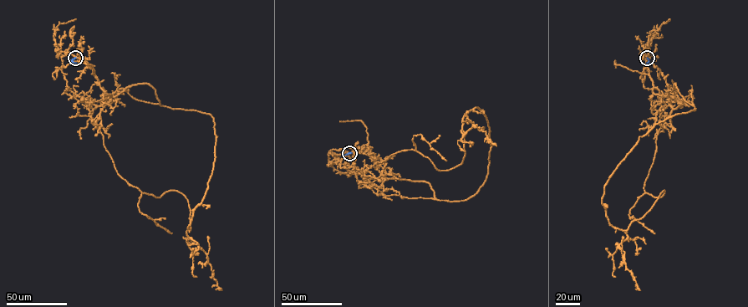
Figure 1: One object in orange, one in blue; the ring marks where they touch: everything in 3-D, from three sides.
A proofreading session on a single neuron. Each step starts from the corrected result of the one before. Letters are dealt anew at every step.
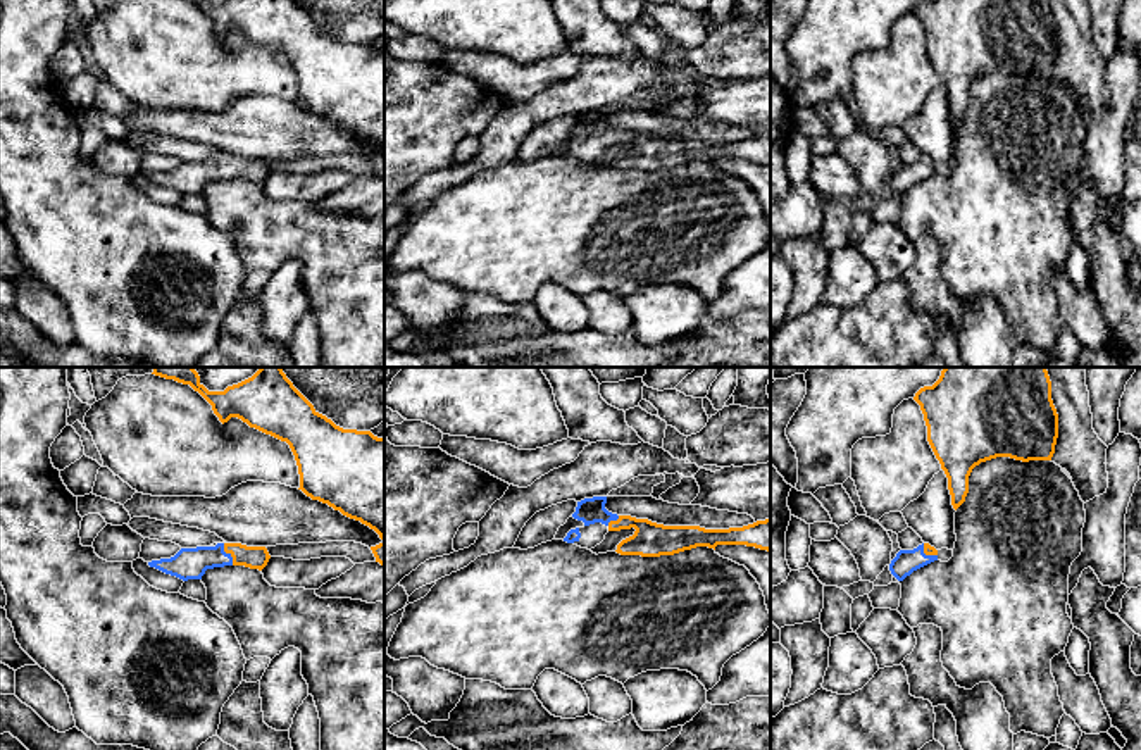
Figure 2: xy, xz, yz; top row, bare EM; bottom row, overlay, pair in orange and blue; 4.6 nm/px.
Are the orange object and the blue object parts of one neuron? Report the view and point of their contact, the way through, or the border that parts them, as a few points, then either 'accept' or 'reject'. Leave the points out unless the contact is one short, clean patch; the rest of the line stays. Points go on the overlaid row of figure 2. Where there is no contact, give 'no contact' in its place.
contact xy (228, 552); way xy (255, 557), (228, 552), (187, 564); accept

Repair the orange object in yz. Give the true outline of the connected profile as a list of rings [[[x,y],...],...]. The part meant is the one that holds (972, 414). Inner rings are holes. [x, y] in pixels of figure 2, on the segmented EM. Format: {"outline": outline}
{"outline": [[[945,367],[932,386],[920,388],[913,400],[927,426],[927,441],[948,478],[957,510],[969,493],[969,476],[981,462],[1010,457],[1051,460],[1058,438],[1058,414],[1051,400],[1046,367]]]}

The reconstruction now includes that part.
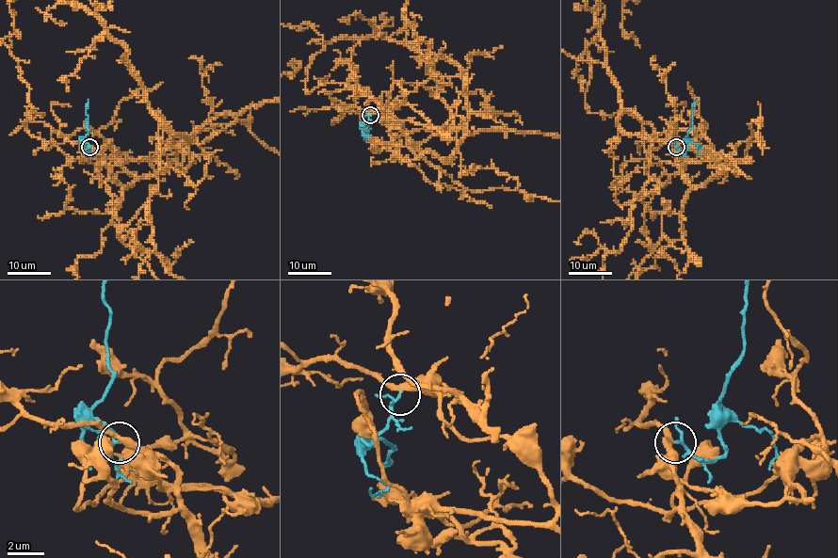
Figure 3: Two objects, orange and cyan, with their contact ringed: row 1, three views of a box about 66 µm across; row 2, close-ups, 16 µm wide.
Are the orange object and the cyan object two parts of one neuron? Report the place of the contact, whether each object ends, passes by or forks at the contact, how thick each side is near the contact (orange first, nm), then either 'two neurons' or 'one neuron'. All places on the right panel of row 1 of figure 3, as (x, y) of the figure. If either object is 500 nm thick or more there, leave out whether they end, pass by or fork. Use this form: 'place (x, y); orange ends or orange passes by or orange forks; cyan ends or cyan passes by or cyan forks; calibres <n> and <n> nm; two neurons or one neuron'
place (676, 147); orange passes by; cyan forks; calibres 320 and 110 nm; one neuron

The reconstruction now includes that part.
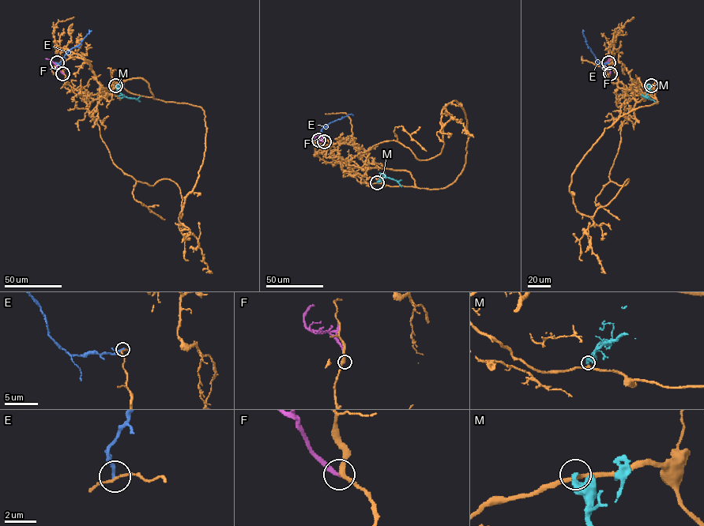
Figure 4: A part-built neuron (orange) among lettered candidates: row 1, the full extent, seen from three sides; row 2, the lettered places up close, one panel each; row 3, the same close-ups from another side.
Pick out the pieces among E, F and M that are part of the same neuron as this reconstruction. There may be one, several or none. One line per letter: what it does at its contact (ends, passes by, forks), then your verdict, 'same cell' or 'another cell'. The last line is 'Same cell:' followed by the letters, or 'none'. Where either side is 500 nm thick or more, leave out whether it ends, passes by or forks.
E: it ends | another cell
F: it ends | another cell
M: it ends | another cell
Same cell: none

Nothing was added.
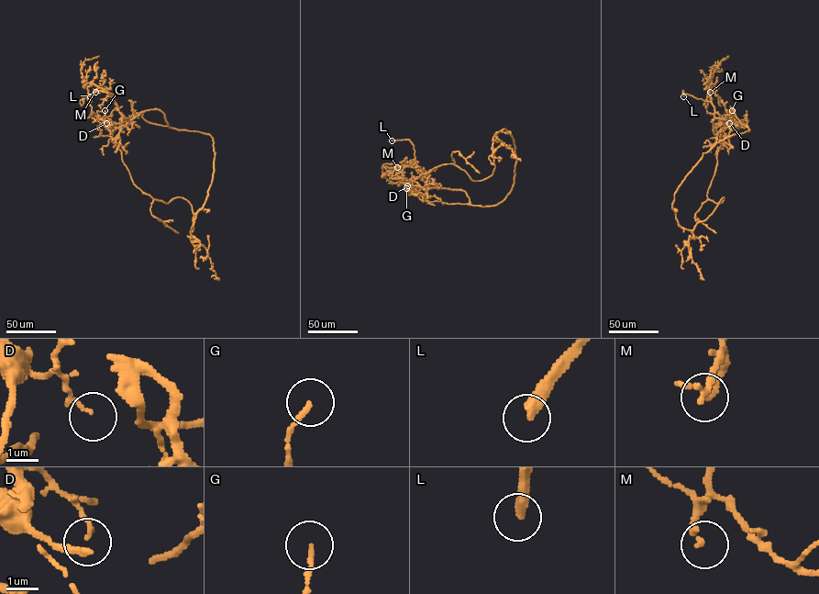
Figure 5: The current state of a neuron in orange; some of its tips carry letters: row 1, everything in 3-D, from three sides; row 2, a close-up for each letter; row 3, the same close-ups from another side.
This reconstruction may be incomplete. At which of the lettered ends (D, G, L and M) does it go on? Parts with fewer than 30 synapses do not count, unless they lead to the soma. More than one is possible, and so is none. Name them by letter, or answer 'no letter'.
L

